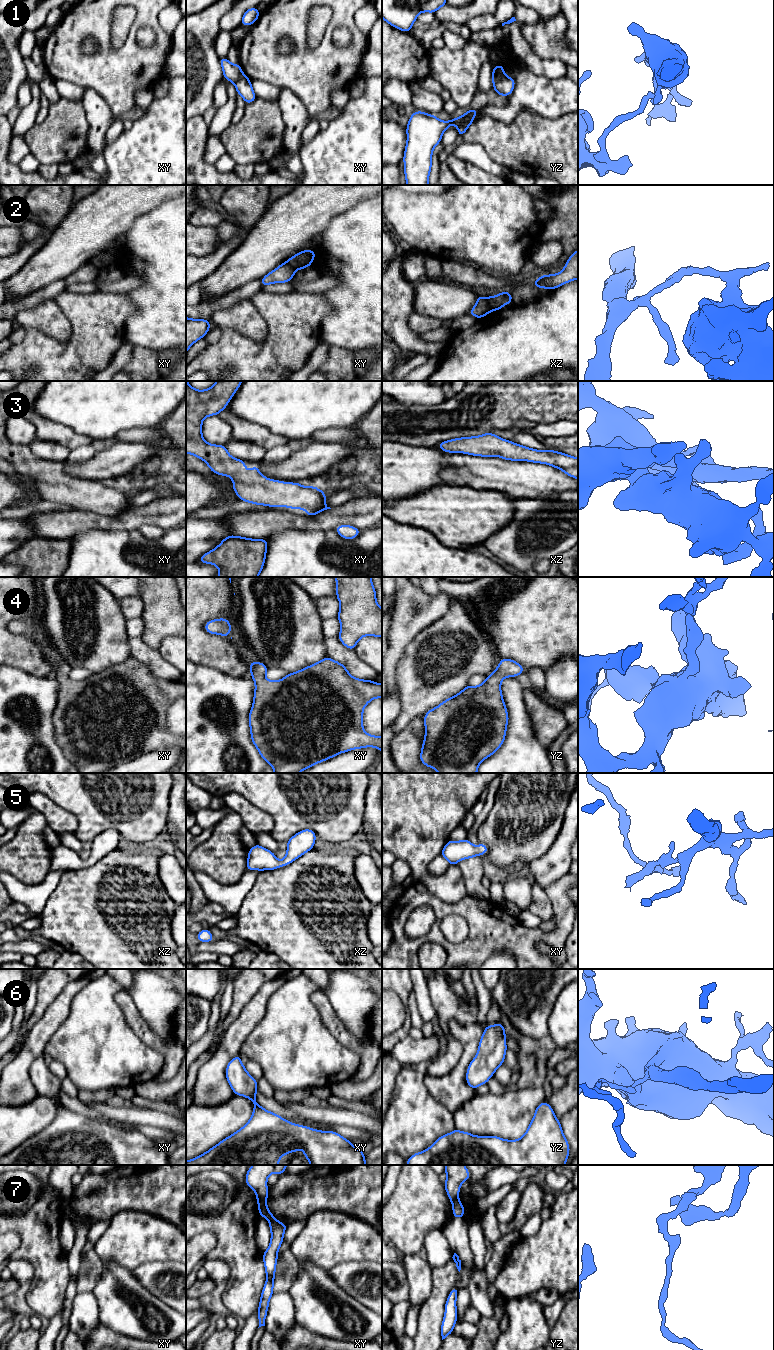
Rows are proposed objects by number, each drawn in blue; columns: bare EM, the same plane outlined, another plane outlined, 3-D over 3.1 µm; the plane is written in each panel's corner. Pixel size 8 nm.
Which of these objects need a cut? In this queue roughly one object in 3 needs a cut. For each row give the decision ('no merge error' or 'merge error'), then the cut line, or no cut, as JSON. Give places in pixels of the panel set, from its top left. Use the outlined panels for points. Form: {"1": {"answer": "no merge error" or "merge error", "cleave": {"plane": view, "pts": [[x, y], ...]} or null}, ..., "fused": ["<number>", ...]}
{"1": {"answer": "merge error", "cleave": {"plane": "yz", "pts": [[504, 74], [493, 85]]}}, "2": {"answer": "merge error", "cleave": {"plane": "xz", "pts": [[486, 298], [490, 311]]}}, "3": {"answer": "no merge error", "cleave": null}, "4": {"answer": "no merge error", "cleave": null}, "5": {"answer": "no merge error", "cleave": null}, "6": {"answer": "no merge error", "cleave": null}, "7": {"answer": "merge error", "cleave": {"plane": "xy", "pts": [[265, 1199], [258, 1205]]}}, "fused": ["1", "2", "7"]}

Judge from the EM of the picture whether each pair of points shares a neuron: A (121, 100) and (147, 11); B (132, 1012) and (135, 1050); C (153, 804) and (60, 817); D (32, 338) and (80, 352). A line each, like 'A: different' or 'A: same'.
A: same
B: different
C: different
D: same

